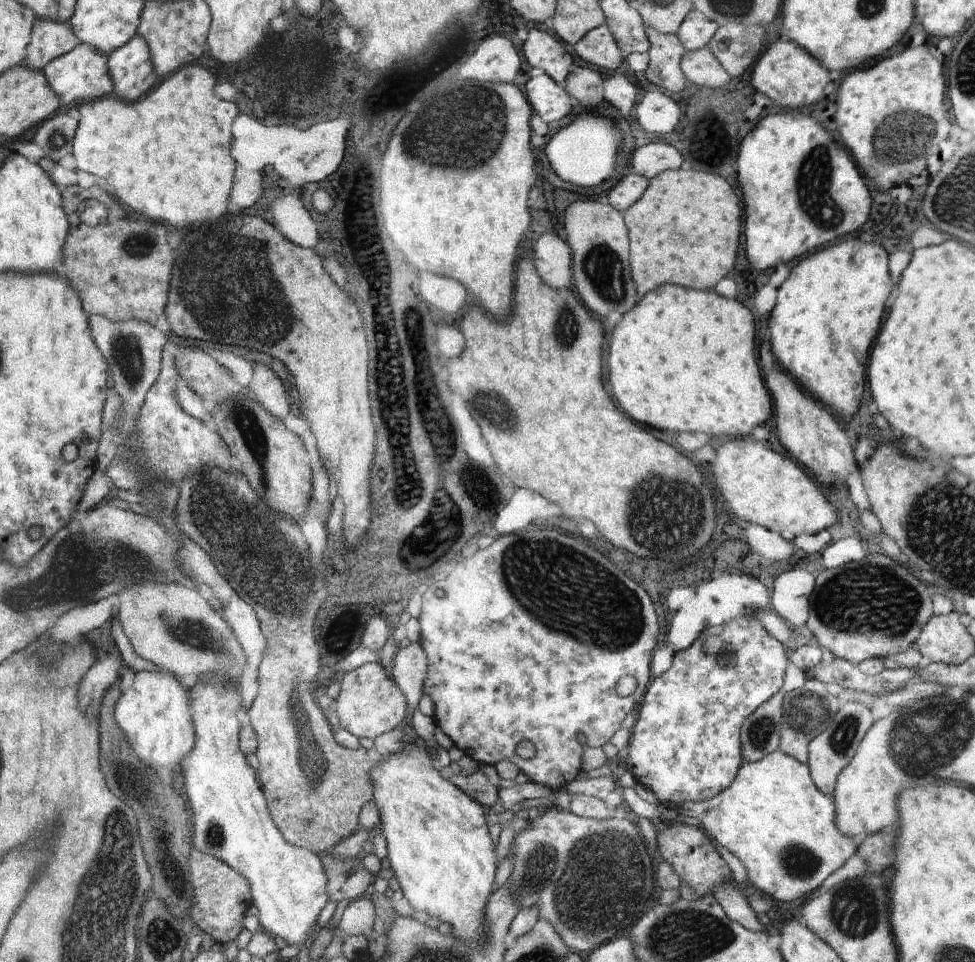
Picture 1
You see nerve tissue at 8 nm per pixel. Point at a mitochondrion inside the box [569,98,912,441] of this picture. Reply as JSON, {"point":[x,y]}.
{"point":[815,180]}

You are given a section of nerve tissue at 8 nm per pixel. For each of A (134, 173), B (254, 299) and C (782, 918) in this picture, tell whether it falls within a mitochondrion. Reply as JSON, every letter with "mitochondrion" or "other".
{"A":"other","B":"mitochondrion","C":"other"}

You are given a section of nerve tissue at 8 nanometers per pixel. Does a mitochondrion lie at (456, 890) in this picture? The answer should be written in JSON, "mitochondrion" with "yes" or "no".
{"mitochondrion":"no"}

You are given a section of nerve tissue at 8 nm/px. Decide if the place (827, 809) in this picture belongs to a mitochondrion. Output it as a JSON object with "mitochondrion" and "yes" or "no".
{"mitochondrion":"no"}

